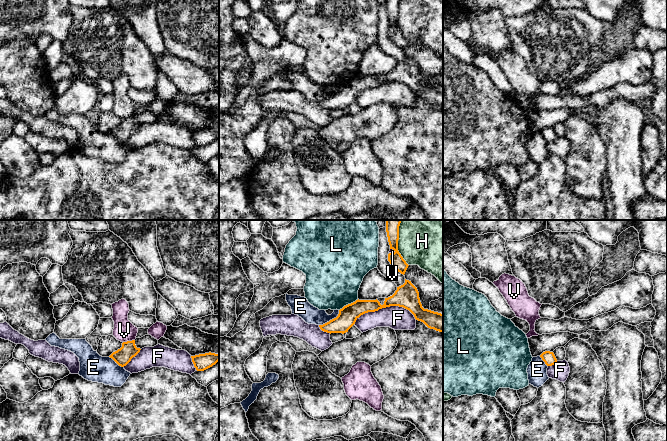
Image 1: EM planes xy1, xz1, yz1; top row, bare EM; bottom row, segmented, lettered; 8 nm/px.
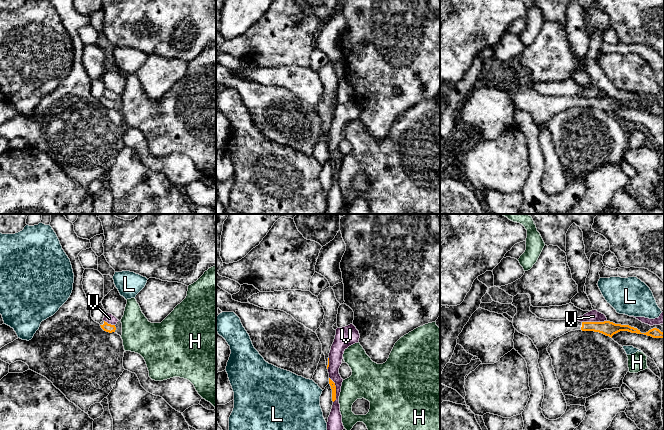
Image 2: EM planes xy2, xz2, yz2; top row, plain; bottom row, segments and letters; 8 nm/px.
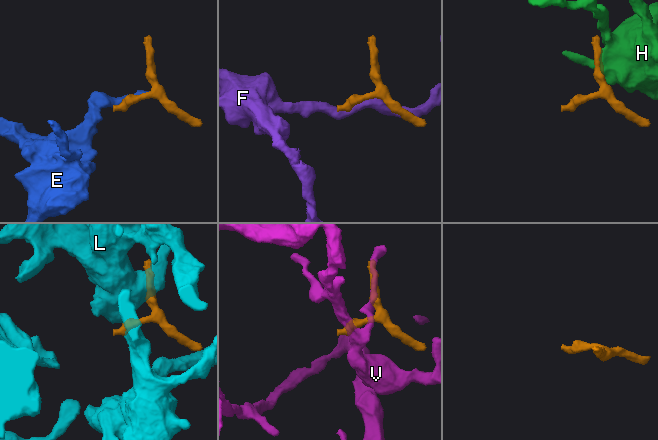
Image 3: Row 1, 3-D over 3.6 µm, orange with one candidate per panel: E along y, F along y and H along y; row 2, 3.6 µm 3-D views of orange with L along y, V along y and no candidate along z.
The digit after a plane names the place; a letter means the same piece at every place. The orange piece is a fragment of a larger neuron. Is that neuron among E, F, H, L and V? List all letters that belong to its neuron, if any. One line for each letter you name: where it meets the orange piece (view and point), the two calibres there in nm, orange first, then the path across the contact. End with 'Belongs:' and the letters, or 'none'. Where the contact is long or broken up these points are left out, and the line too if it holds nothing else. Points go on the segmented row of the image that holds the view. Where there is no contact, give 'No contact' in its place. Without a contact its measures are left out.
Belongs: none

